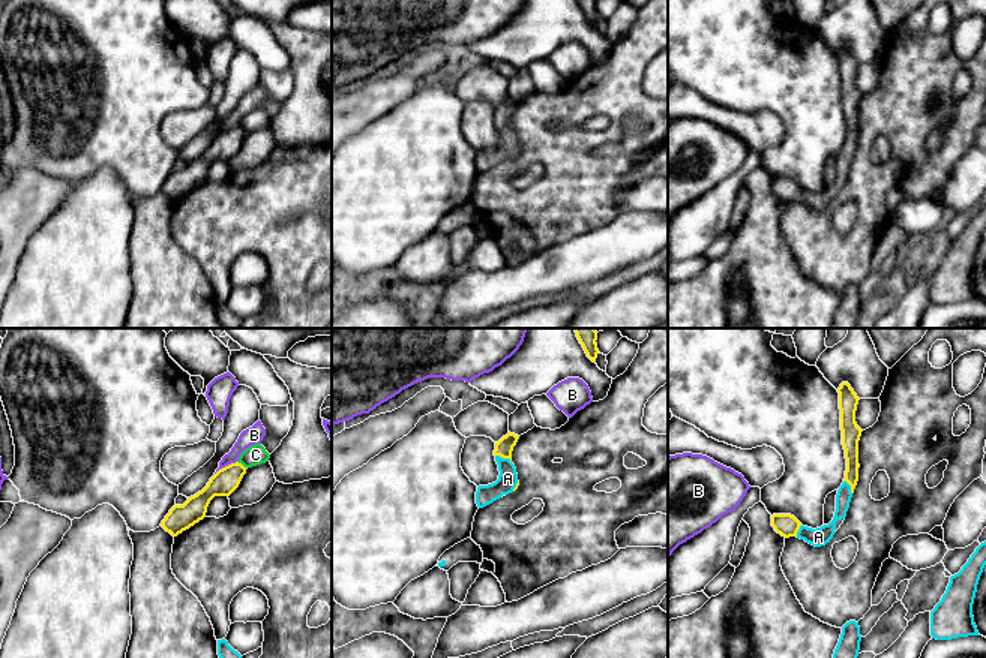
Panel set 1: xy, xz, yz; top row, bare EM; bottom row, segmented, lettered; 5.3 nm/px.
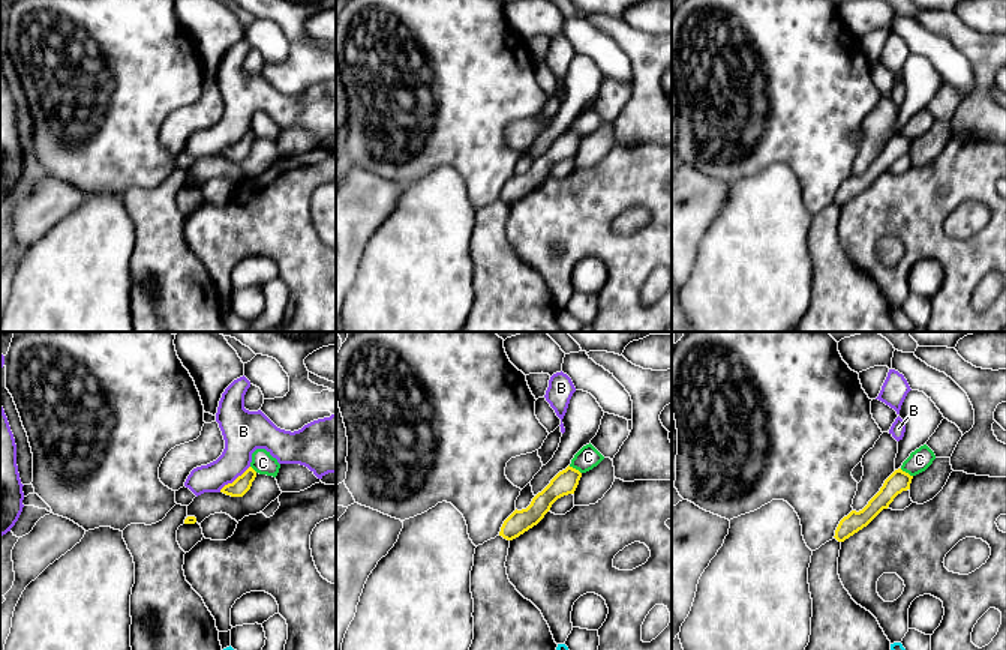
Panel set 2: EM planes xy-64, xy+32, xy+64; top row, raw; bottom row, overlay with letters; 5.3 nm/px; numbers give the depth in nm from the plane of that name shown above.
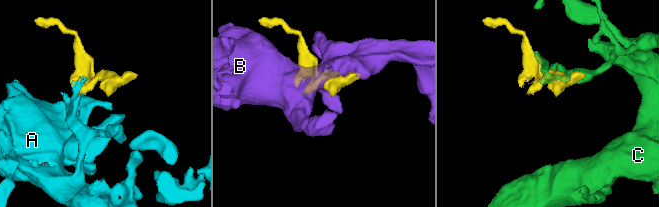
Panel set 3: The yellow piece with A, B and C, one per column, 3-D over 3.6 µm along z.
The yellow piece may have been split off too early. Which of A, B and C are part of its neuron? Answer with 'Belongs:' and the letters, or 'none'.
Belongs: A

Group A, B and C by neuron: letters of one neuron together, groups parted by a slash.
A / B / C

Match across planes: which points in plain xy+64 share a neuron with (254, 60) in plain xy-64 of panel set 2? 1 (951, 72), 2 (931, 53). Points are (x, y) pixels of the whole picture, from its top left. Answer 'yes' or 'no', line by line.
1: no
2: no

